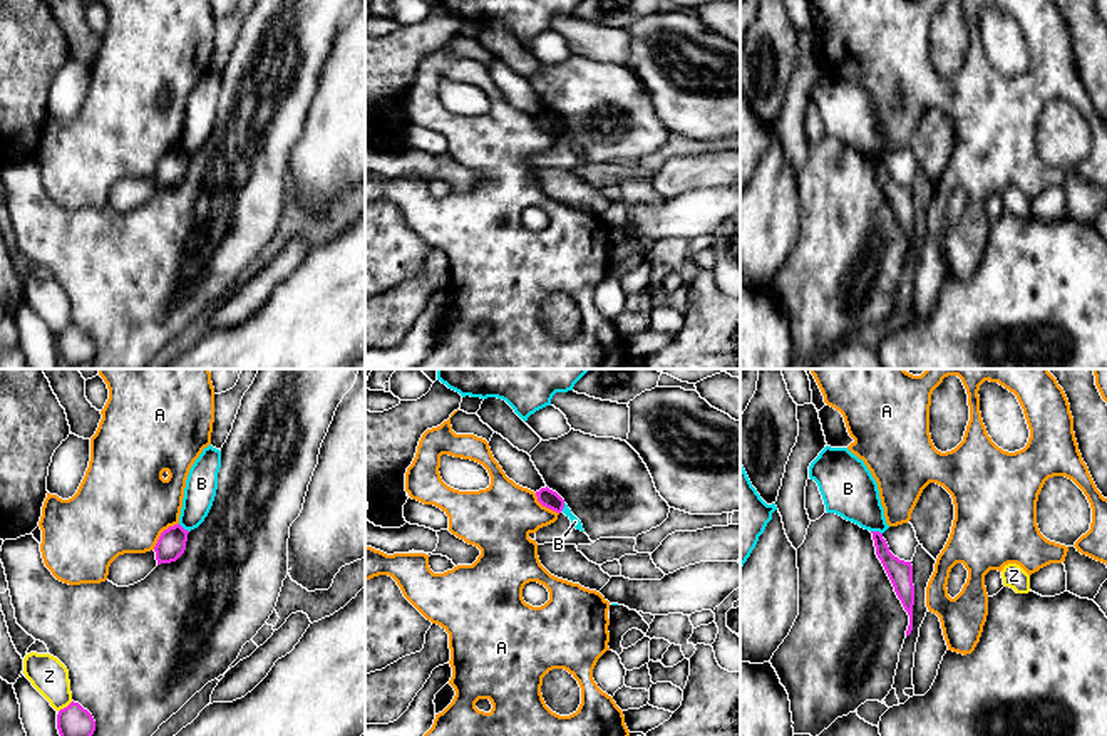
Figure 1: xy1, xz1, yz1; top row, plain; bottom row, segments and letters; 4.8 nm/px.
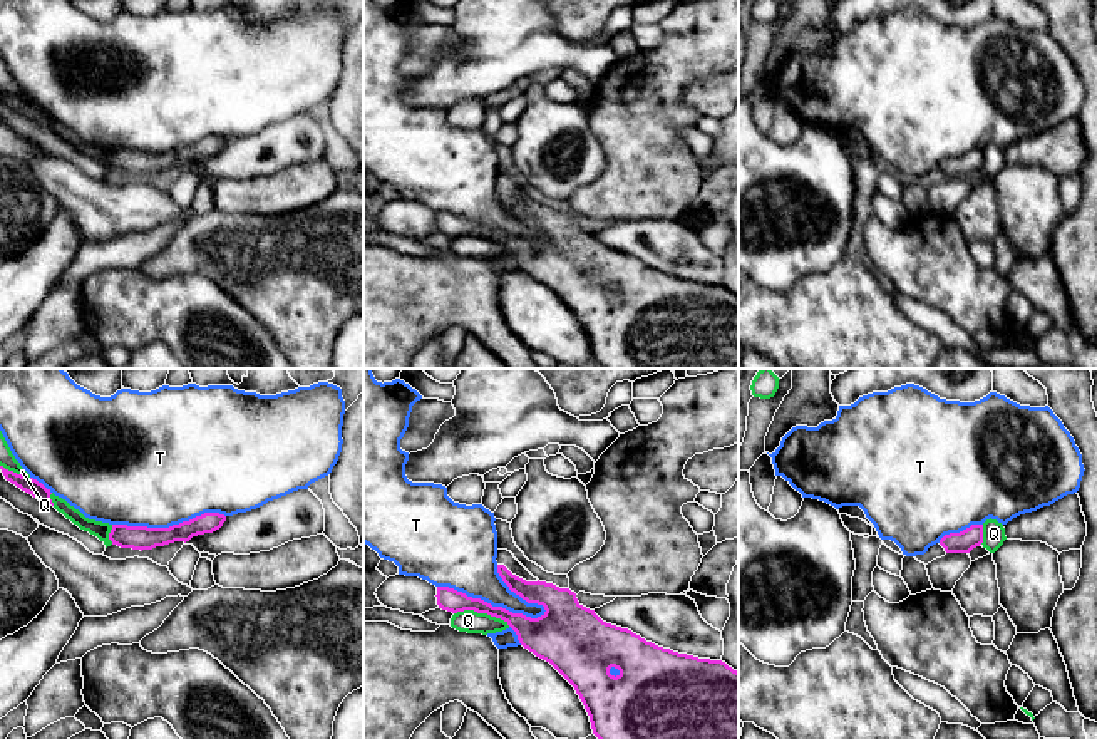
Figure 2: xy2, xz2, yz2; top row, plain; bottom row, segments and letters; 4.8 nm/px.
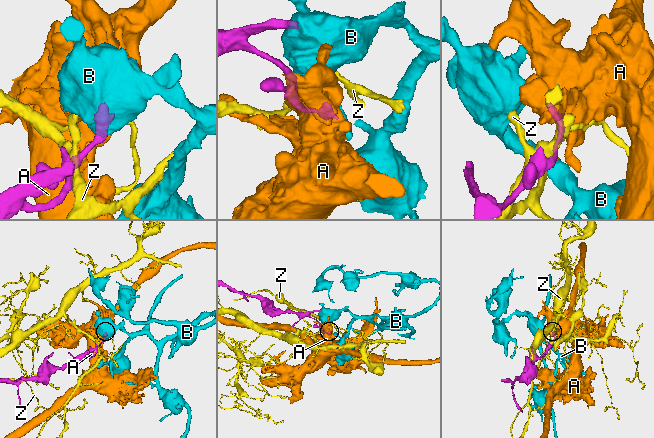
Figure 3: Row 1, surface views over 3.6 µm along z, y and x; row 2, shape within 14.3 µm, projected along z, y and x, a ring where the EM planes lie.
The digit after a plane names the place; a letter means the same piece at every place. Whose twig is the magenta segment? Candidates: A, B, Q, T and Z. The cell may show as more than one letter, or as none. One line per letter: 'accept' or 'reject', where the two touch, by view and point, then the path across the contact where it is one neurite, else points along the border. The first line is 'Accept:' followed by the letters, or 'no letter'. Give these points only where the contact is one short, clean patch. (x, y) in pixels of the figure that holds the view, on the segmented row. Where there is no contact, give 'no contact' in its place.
Accept: no letter
A: reject | xy1 (161, 533) | along xy1 (178, 522), (161, 533), (153, 549)
B: reject | yz1 (876, 532) | along yz1 (871, 530), (881, 533)
Q: reject | xz2 (483, 612)
T: reject | xz2 (491, 605)
Z: reject | xy1 (67, 706)

